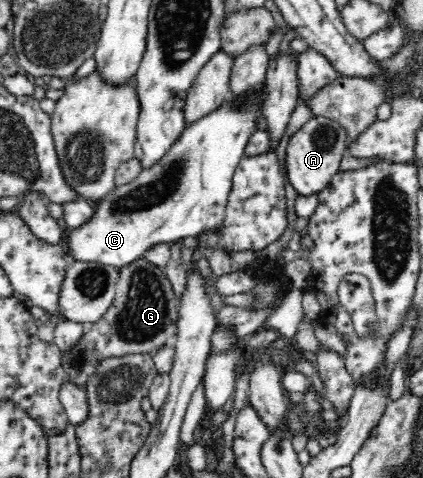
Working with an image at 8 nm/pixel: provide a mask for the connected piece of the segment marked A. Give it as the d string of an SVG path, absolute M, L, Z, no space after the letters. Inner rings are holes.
M317 116L310 119L290 137L285 148L284 169L288 183L298 195L318 195L339 172L340 159L349 144L346 130L336 120Z

